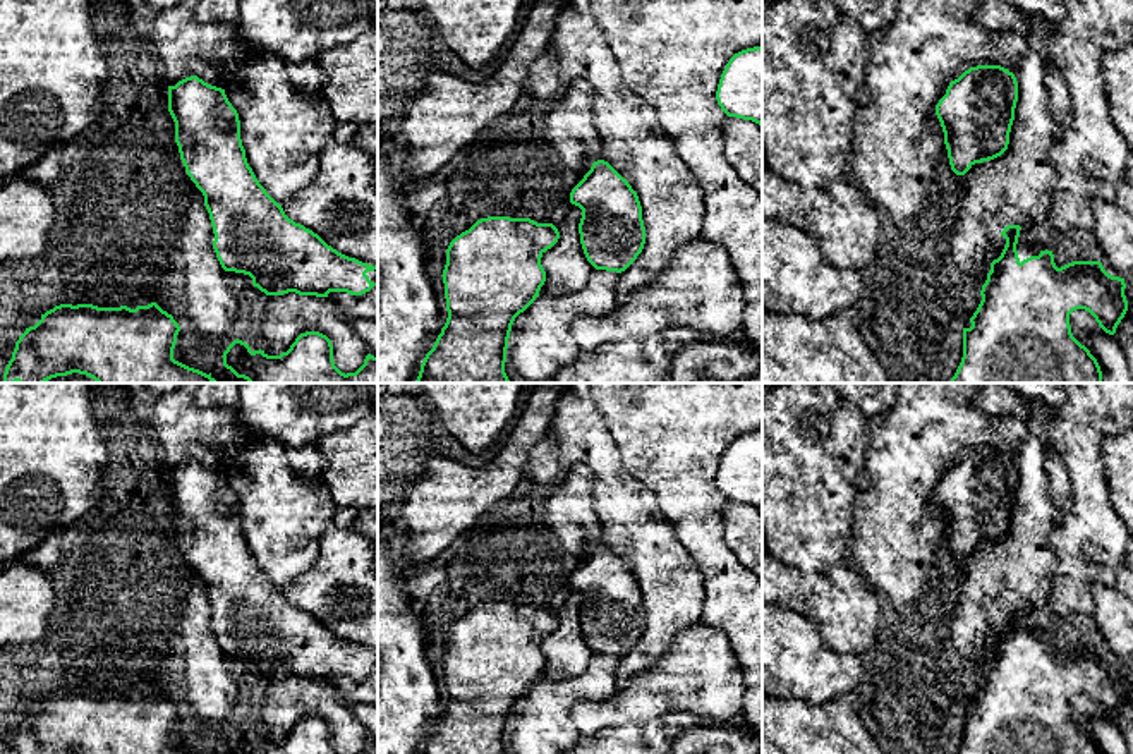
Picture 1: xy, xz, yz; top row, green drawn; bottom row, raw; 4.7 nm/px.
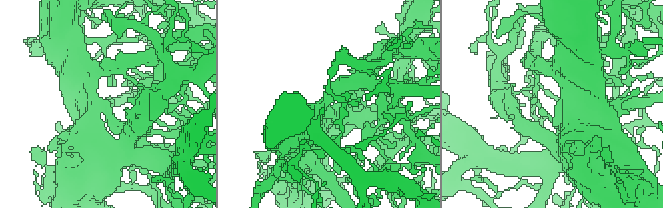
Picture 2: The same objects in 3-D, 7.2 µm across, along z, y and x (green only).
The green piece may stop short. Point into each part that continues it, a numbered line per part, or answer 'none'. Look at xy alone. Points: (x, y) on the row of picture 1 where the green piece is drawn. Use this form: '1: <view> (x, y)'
none

